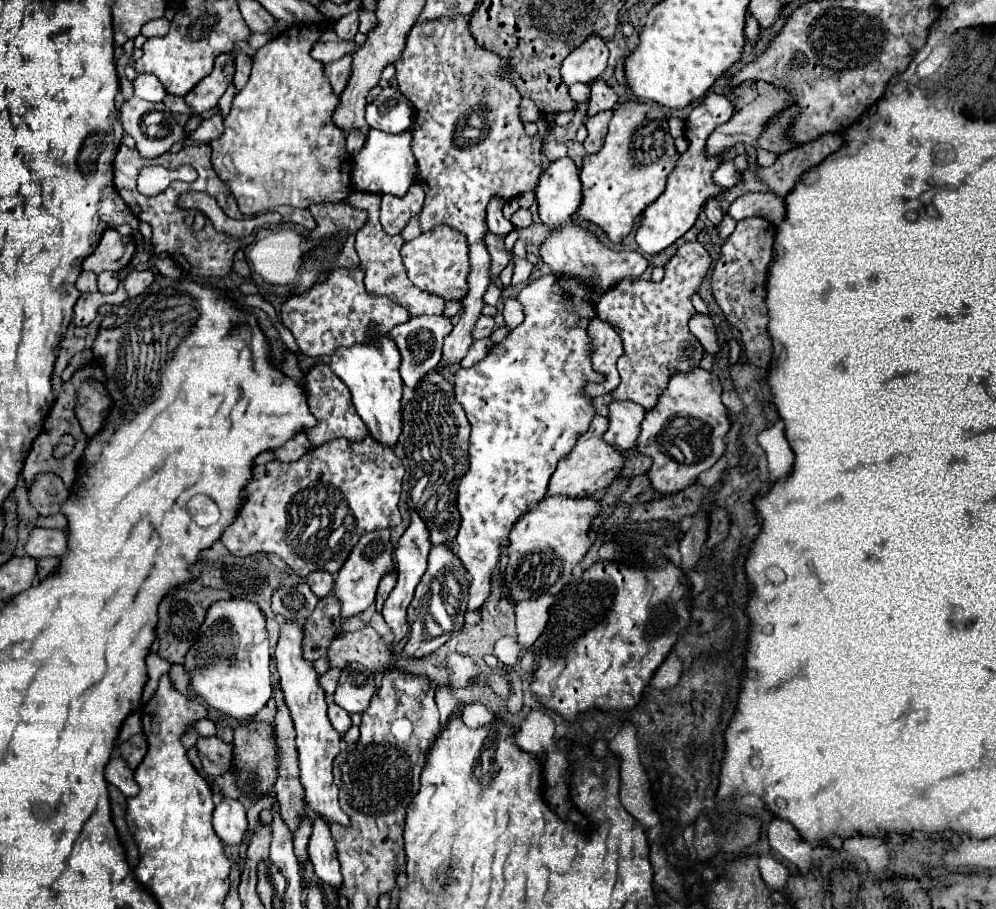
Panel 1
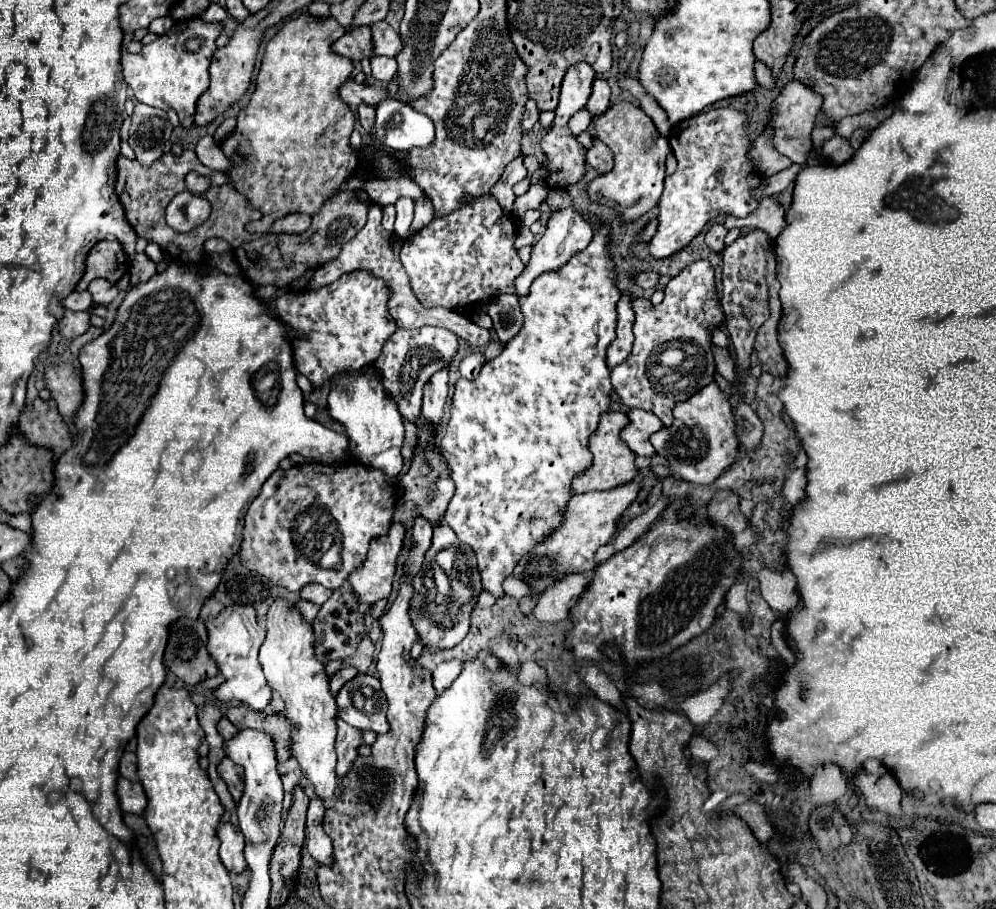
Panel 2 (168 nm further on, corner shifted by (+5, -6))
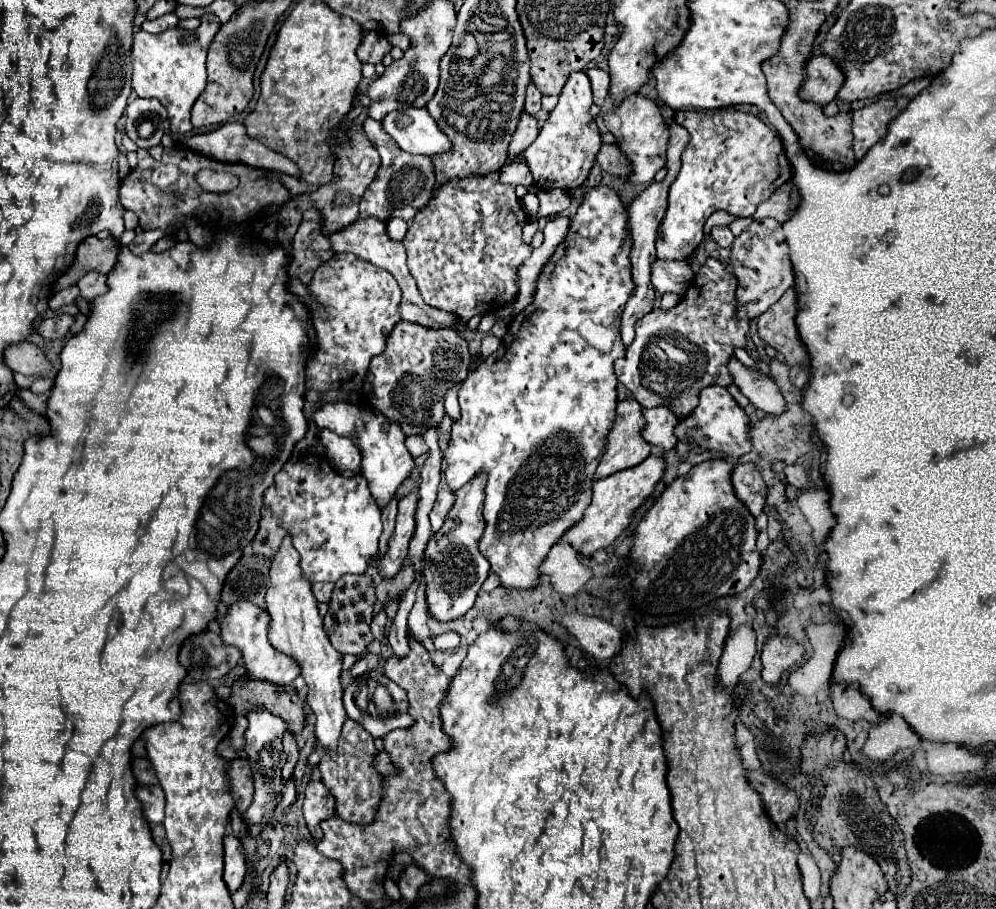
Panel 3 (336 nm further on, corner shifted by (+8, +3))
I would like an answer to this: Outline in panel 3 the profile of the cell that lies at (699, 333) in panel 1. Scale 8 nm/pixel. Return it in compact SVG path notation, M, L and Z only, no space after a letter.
M735 356L729 358L727 368L733 378L733 384L743 396L749 398L755 408L761 408L763 412L783 412L785 400L783 396L779 396L779 388L775 388L769 376L743 366Z

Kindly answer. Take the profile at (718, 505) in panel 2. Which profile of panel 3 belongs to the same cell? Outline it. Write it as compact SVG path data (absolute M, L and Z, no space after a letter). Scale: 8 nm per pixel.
M737 464L731 474L731 484L735 496L743 502L743 506L757 518L763 510L765 488L759 472L755 472L753 464Z

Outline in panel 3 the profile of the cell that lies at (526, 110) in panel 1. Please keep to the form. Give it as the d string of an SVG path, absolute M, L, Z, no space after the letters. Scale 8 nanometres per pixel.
M529 84L527 100L525 100L525 112L535 116L539 110L541 110L541 92L535 88L535 84Z

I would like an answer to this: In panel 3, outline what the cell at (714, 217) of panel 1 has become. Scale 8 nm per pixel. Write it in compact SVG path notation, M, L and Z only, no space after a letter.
M715 226L715 228L711 230L711 236L713 236L713 240L715 240L719 246L723 246L723 248L729 248L729 246L733 244L733 238L735 238L727 226Z

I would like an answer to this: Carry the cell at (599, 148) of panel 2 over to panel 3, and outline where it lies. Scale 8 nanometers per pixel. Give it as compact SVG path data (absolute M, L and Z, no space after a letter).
M603 144L595 156L595 162L601 166L603 172L611 176L625 176L631 170L627 164L627 158L617 148L617 144Z

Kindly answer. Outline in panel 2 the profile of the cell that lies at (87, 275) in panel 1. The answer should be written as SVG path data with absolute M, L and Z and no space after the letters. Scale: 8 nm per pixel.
M72 291L64 301L62 301L64 309L70 311L88 311L92 307L92 299L88 291Z

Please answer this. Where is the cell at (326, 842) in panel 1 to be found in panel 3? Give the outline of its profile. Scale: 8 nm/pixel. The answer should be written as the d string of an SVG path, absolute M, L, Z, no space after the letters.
M309 782L303 800L303 814L307 820L307 828L315 840L323 838L319 824L329 816L333 816L333 812L335 812L335 800L331 800L327 788L321 782Z

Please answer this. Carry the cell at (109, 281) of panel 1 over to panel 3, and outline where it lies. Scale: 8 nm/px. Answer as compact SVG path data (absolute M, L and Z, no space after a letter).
M87 272L79 282L77 282L81 296L87 300L95 300L97 296L107 292L107 274L101 272Z

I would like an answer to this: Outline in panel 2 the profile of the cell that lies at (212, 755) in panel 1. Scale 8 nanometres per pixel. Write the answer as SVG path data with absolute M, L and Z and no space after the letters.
M224 757L222 763L218 765L218 773L226 781L234 801L238 801L242 797L242 787L244 787L244 769L240 765L234 765L234 761L230 761L228 757Z

